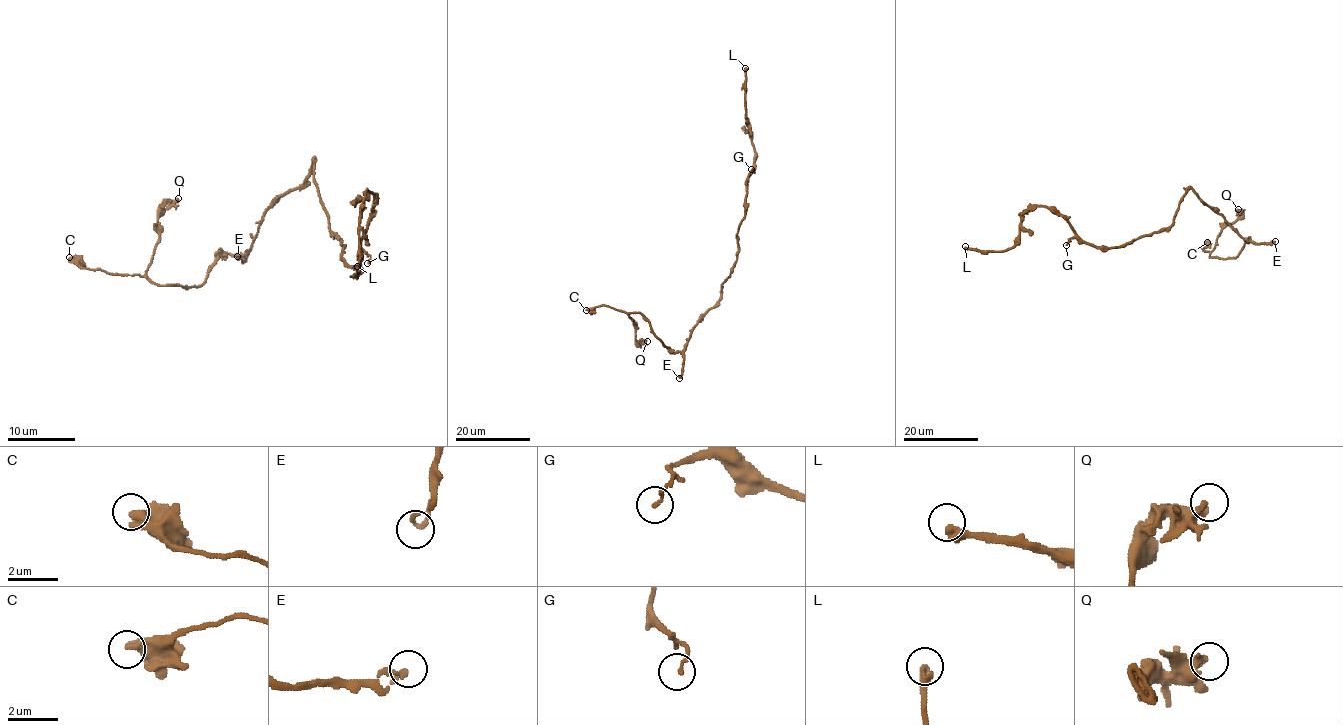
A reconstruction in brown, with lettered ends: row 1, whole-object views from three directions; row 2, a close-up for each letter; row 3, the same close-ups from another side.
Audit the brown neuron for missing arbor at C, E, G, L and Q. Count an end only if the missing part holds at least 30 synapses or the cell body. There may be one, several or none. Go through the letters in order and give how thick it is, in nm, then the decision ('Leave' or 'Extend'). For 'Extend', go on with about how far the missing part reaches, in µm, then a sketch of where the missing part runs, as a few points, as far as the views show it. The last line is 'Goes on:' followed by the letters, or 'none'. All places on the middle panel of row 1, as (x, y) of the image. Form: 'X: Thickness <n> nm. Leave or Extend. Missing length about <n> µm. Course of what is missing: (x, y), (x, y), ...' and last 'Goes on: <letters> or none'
C: Thickness 460 nm. Leave
E: Thickness 200 nm. Leave
G: Thickness 140 nm. Leave
L: Thickness 320 nm. Extend. Missing length about 45 µm. Course of what is missing: (745, 68), (746, 48), (743, 44), (727, 56), (729, 73), (727, 79), (718, 80), (707, 55)
Q: Thickness 260 nm. Leave
Goes on: L

